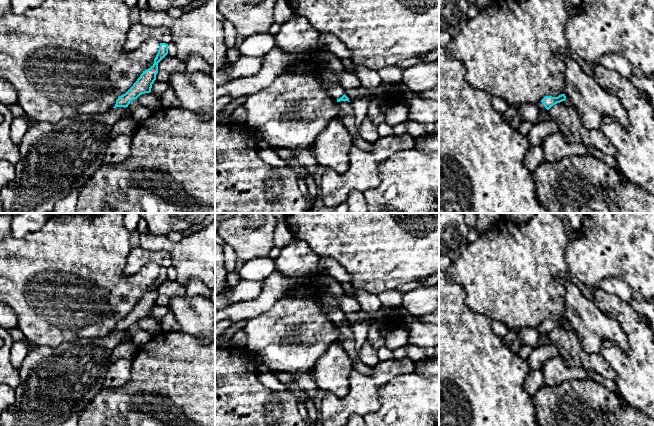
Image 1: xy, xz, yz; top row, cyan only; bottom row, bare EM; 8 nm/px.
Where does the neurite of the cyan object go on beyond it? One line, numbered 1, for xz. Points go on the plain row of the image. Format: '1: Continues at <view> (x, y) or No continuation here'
1: Continues at xz (336, 315)

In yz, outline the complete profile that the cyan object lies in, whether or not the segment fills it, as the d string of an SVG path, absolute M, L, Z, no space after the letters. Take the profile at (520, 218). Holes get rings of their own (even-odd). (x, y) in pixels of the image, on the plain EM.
M499 213L501 217L512 220L517 224L526 224L535 213Z

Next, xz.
M325 305L324 309L328 315L328 317L330 318L330 320L332 320L333 322L335 322L337 324L337 326L340 325L349 325L349 322L345 319L345 313L343 313L340 309Z

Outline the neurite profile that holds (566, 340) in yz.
M568 325L553 329L549 333L549 340L556 346L559 355L565 359L568 366L581 367L594 371L607 380L616 380L611 365L600 354L586 352L578 334Z

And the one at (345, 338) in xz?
M340 325L338 327L338 338L336 342L346 351L353 363L356 361L354 335L351 326Z

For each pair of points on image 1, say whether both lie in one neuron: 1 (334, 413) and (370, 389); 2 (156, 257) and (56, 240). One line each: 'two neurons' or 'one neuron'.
1: one neuron
2: two neurons

